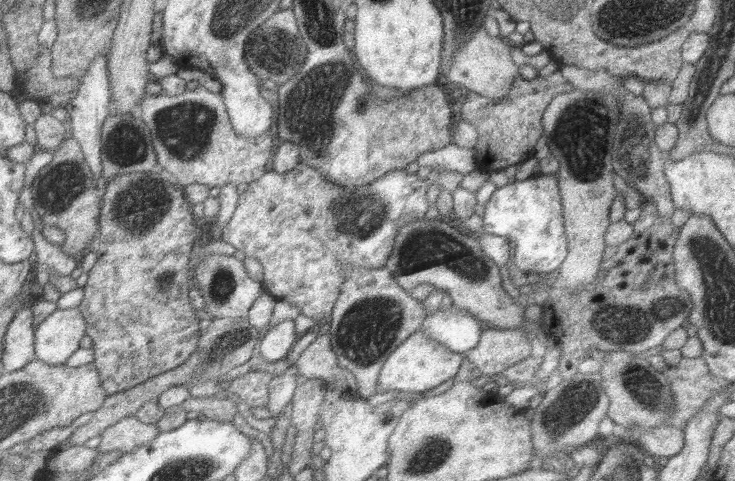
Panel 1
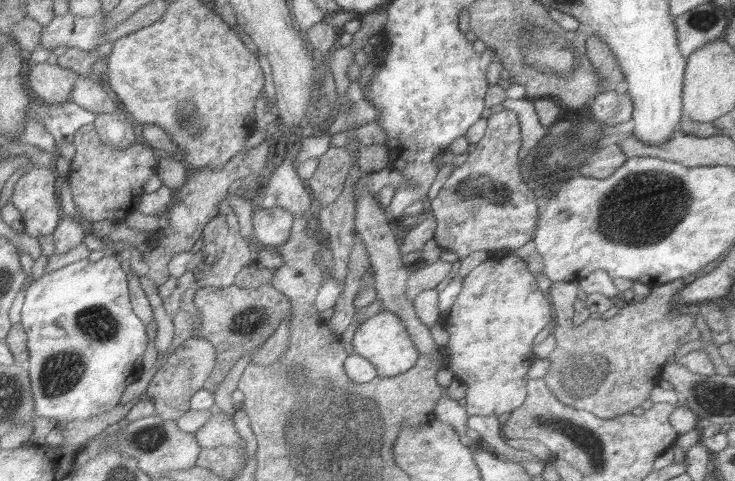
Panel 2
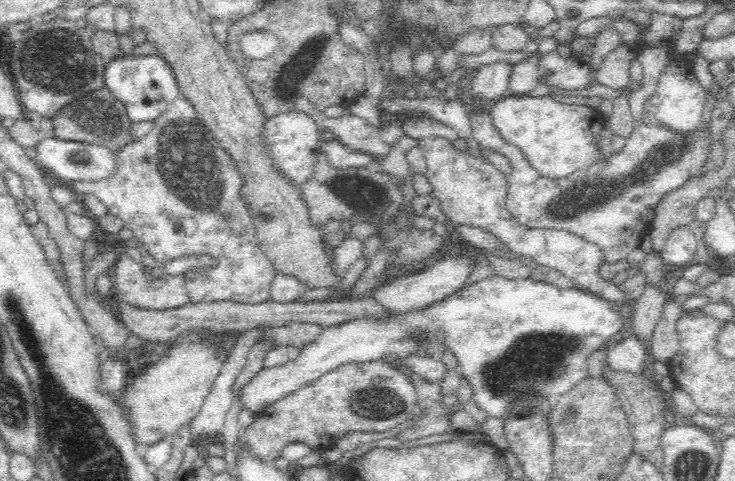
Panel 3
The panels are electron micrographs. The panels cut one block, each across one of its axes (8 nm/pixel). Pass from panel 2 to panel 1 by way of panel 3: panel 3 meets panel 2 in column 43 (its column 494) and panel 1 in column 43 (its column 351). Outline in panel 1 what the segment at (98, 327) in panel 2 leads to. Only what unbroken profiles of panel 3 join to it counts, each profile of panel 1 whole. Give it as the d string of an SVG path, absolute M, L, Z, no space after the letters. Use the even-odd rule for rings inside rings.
M81 308L57 310L37 330L37 360L43 360L51 366L65 366L69 358L81 348L85 336L89 336L89 322L85 320Z

